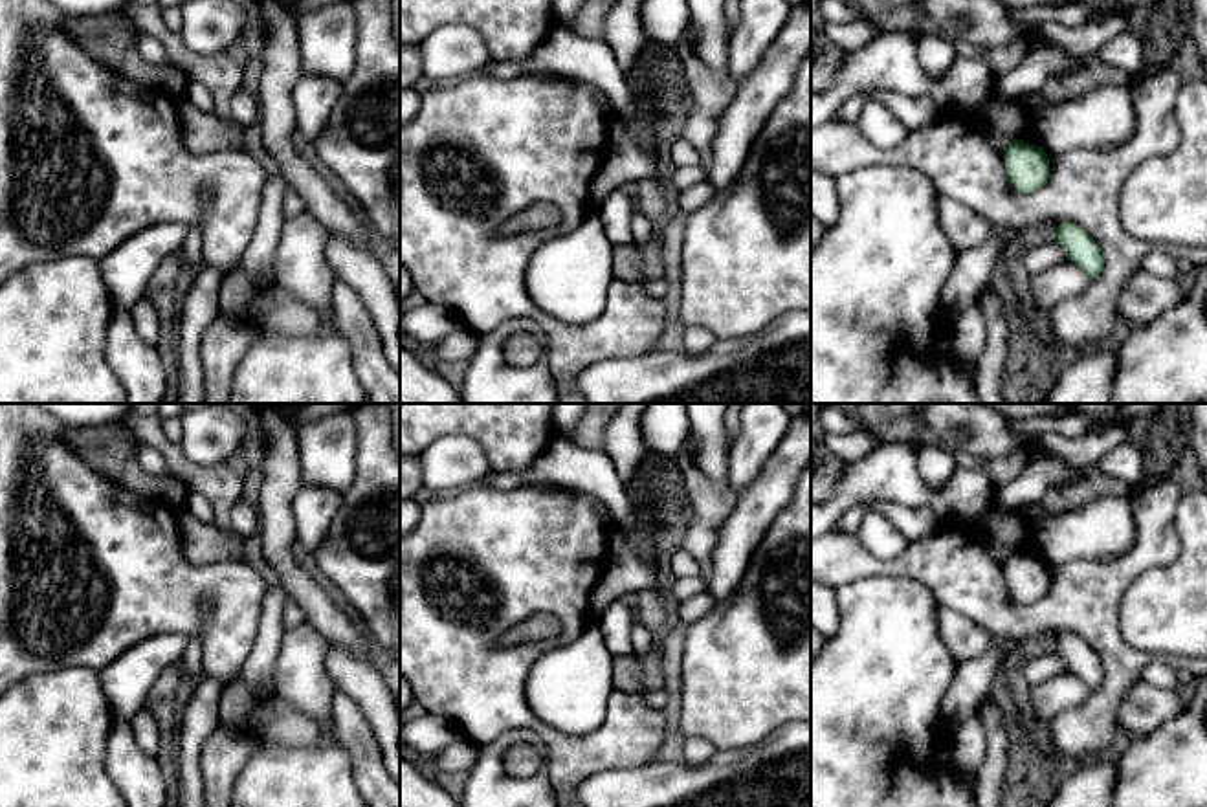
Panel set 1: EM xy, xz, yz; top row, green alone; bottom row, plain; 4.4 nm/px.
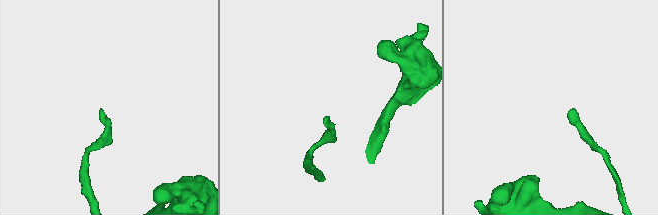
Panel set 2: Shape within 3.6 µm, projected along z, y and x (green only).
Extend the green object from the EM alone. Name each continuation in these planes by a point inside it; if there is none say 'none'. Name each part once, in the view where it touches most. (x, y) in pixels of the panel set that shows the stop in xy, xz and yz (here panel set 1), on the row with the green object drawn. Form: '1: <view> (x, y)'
none

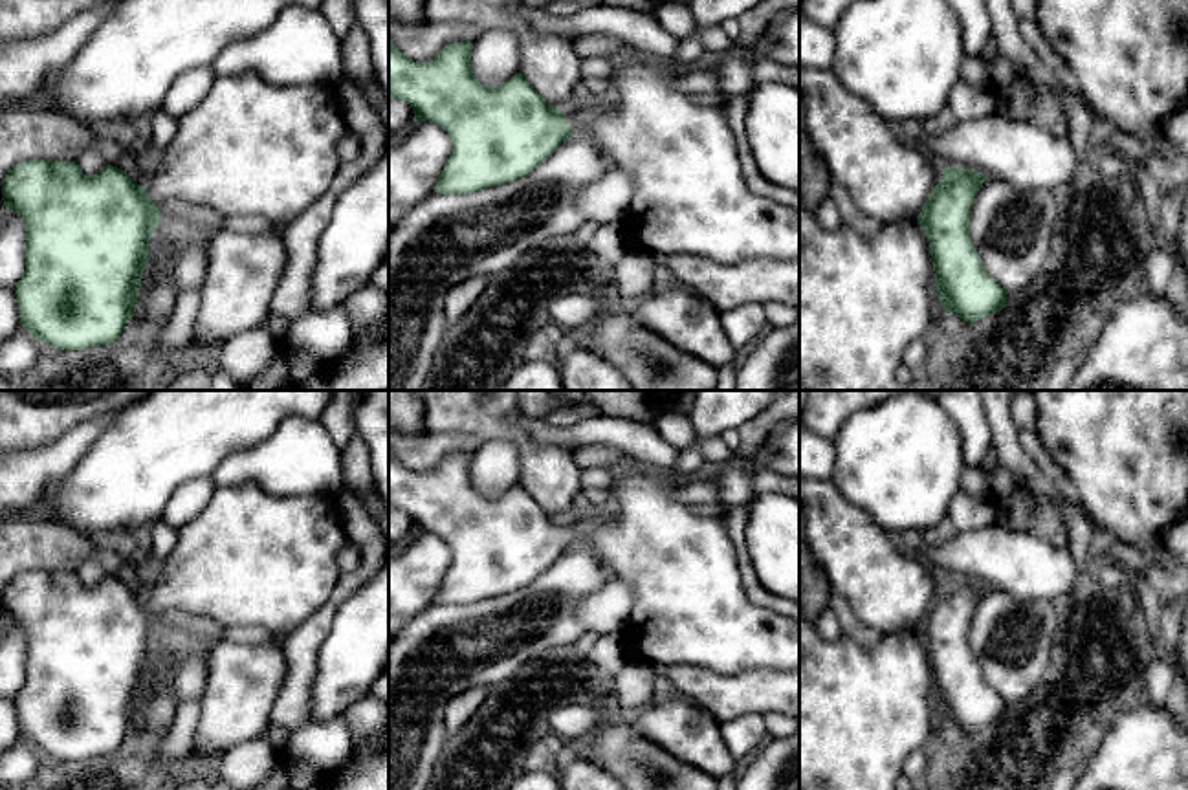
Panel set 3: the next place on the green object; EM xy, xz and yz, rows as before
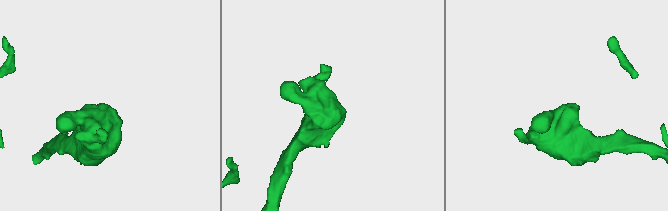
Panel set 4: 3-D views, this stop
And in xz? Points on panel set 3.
1: xz (690, 197)

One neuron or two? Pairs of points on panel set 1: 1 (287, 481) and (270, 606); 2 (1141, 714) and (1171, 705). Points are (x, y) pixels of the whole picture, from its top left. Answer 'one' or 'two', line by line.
1: two
2: one

